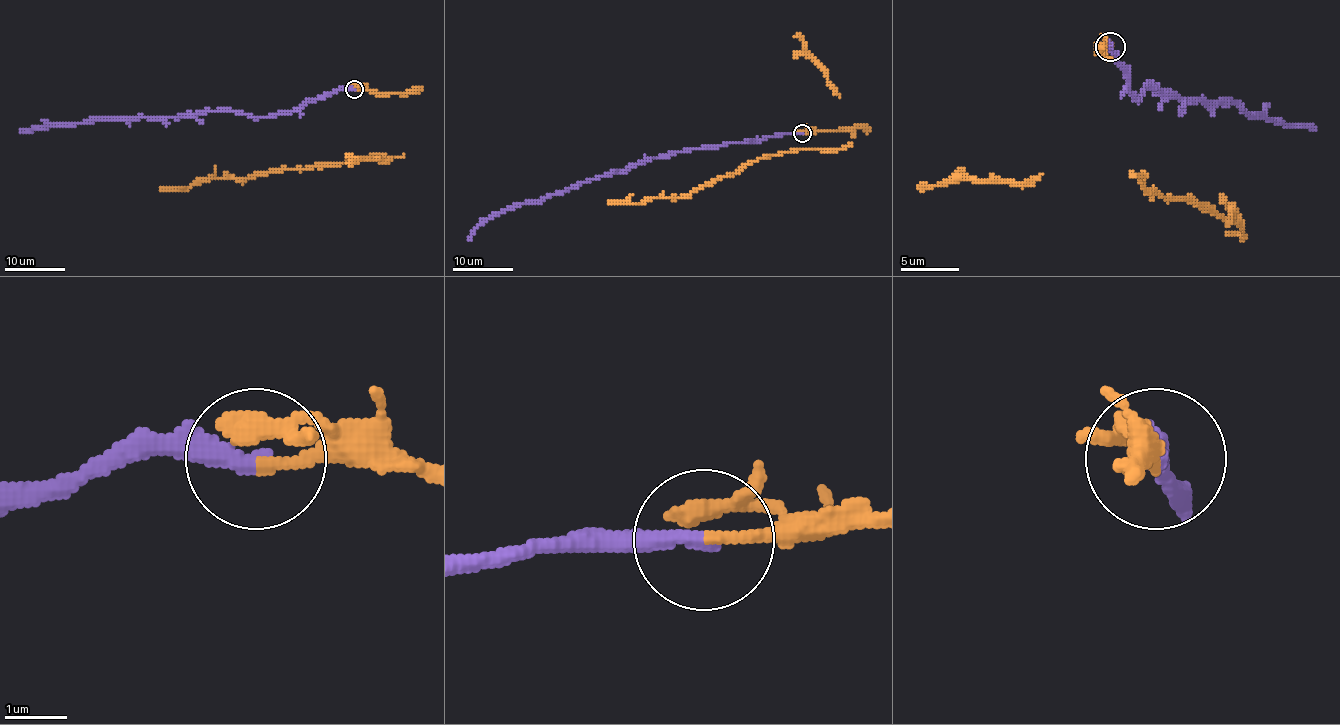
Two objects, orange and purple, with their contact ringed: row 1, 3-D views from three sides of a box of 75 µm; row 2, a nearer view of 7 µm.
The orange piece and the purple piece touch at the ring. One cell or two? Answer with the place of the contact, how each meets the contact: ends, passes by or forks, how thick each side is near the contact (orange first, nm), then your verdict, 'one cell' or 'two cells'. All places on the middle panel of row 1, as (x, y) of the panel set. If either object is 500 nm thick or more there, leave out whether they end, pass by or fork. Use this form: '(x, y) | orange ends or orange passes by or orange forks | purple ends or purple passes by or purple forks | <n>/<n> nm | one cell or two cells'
(802, 133) | orange ends | purple ends | 180/320 nm | one cell

